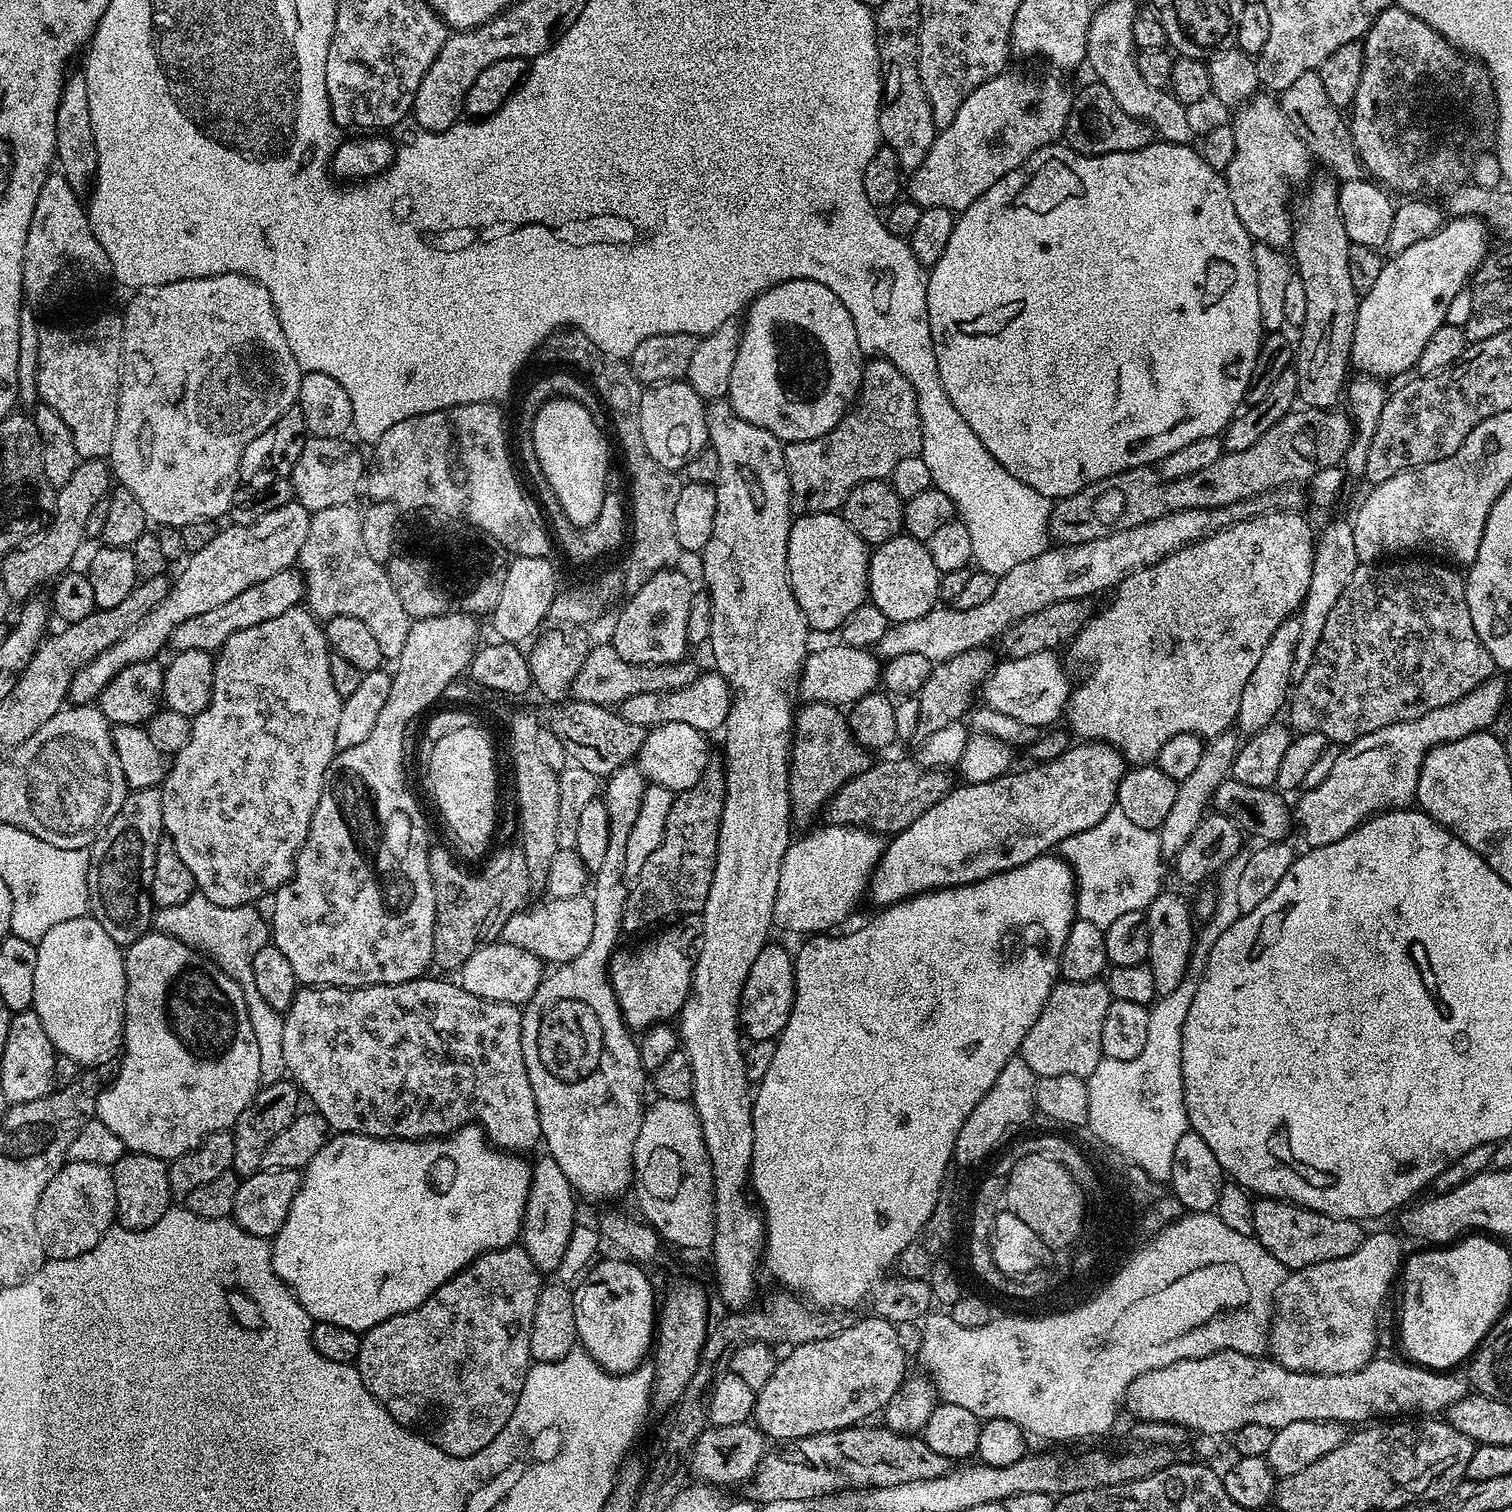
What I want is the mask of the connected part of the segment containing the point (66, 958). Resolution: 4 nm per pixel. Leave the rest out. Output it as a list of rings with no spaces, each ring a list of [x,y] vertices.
[[[90,914],[72,918],[65,922],[58,922],[58,925],[52,926],[50,930],[43,935],[40,941],[37,941],[36,953],[38,954],[37,965],[34,968],[34,998],[32,999],[32,1010],[38,1014],[38,1018],[45,1027],[46,1036],[50,1038],[58,1054],[64,1054],[72,1060],[76,1060],[81,1066],[95,1066],[108,1058],[108,1054],[121,1041],[124,1028],[124,1010],[125,1010],[125,962],[124,952],[121,945],[114,942],[103,929],[102,924],[94,919]]]

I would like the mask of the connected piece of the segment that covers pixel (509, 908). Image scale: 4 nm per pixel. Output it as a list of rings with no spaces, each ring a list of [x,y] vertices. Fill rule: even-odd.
[[[433,847],[429,851],[430,878],[434,882],[434,898],[436,899],[436,929],[434,930],[434,964],[438,969],[460,969],[478,950],[482,944],[491,944],[503,933],[508,919],[521,911],[529,903],[528,895],[532,892],[534,881],[528,869],[528,859],[523,847],[508,848],[504,852],[504,861],[496,868],[493,876],[471,876],[462,865],[444,848]]]

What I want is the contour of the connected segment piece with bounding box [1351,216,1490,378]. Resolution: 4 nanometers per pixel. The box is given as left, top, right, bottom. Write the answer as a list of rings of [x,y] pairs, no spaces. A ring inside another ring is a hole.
[[[1457,216],[1445,222],[1437,232],[1430,234],[1430,238],[1422,238],[1422,242],[1414,242],[1414,246],[1402,250],[1402,254],[1385,259],[1382,274],[1378,274],[1374,286],[1370,286],[1370,290],[1359,297],[1356,306],[1351,367],[1355,371],[1357,368],[1357,373],[1373,378],[1403,377],[1411,373],[1434,330],[1445,323],[1450,302],[1469,287],[1472,277],[1483,264],[1484,257],[1489,255],[1488,236],[1490,237],[1490,229],[1483,220],[1478,217]]]

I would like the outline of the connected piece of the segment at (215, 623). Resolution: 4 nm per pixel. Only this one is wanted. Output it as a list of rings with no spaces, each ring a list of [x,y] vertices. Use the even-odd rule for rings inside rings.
[[[287,568],[263,582],[250,586],[250,590],[242,590],[230,598],[223,606],[215,610],[206,610],[206,614],[194,614],[194,618],[186,618],[178,630],[174,630],[170,644],[176,652],[186,650],[202,650],[215,653],[224,647],[224,643],[238,630],[250,630],[250,626],[258,626],[258,622],[266,622],[266,618],[278,618],[278,614],[286,614],[288,608],[295,608],[301,603],[306,592],[306,580],[299,571]]]

